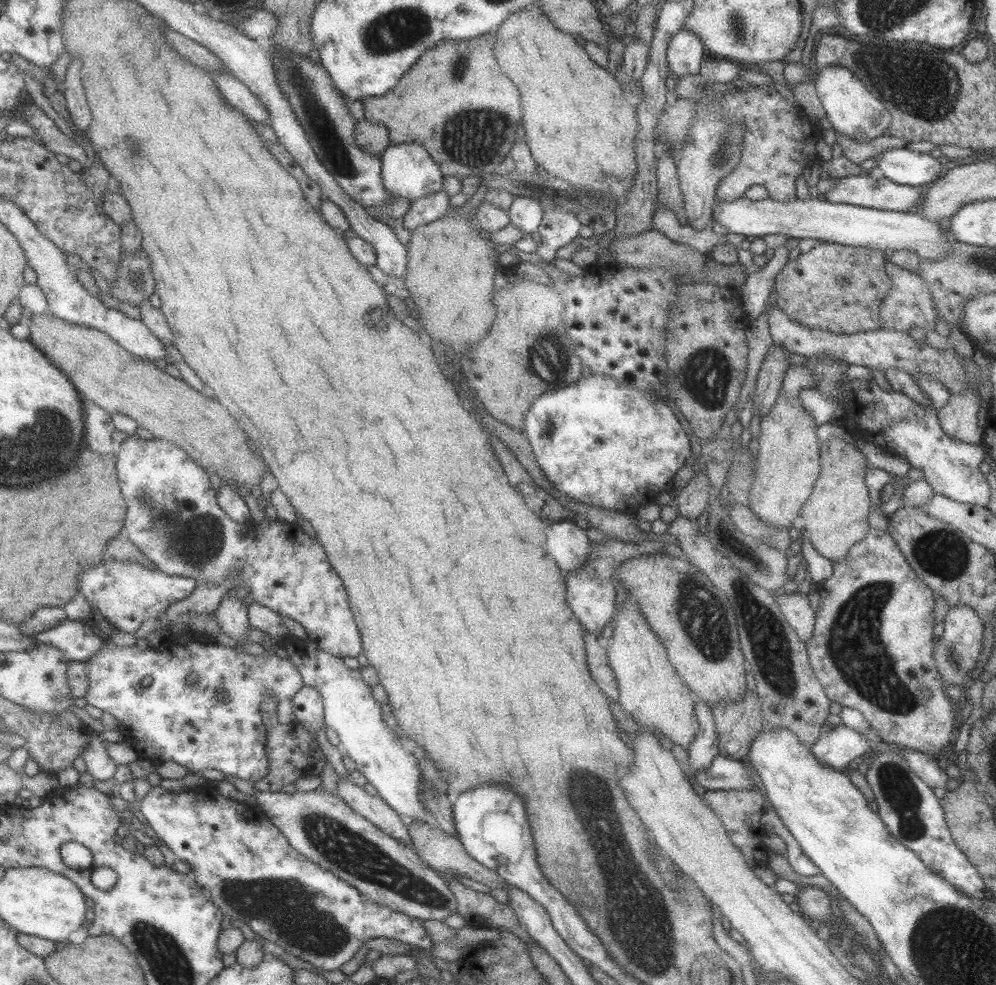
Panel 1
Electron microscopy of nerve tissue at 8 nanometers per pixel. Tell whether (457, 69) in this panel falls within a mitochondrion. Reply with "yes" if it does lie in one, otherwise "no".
yes

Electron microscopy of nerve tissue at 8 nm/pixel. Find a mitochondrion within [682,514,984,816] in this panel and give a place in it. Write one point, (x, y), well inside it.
(855, 649)

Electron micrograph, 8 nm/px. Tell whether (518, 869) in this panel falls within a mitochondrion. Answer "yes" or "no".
no

